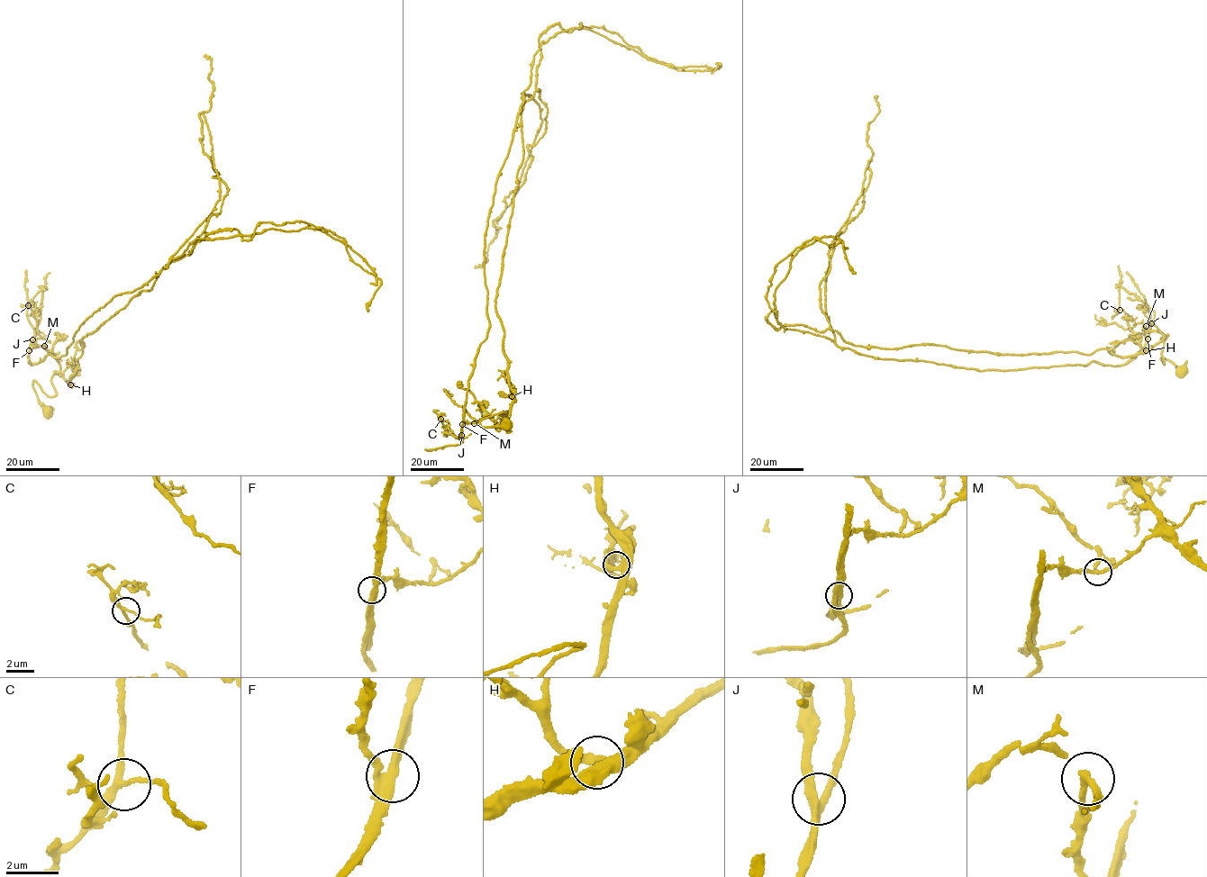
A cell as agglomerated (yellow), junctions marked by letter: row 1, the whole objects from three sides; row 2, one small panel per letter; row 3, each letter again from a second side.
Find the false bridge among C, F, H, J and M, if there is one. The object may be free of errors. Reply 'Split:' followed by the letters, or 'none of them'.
Split: M

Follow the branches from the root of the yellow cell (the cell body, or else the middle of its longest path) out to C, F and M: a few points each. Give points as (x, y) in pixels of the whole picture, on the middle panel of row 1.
C: (505, 423), (479, 423), (505, 412), (495, 420), (498, 430), (487, 416), (464, 422), (458, 439), (440, 419)
F: (505, 423), (487, 428), (479, 423), (505, 412), (495, 420), (498, 430), (499, 424), (486, 416), (462, 424)
M: (505, 423), (487, 428), (479, 423), (505, 412), (495, 420), (498, 430), (499, 424), (487, 416), (474, 422)

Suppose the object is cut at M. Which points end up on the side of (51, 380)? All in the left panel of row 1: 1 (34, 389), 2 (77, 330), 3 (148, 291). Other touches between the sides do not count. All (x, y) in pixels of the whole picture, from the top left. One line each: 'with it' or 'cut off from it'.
1: with it
2: cut off from it
3: with it

